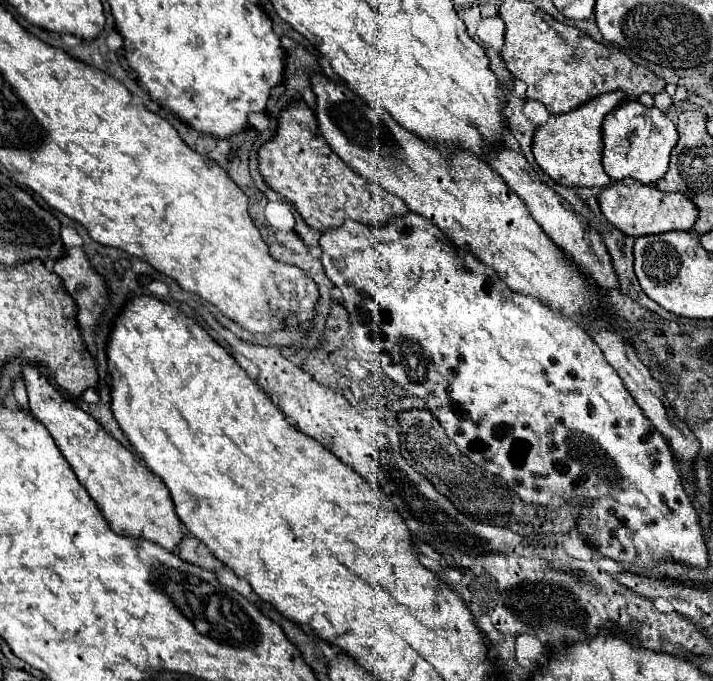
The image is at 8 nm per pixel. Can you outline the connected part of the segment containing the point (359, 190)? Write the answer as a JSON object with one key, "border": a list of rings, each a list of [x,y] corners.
{"border":[[[298,100],[288,106],[278,122],[276,136],[266,142],[258,152],[260,174],[264,182],[280,196],[298,206],[304,222],[314,230],[330,230],[344,224],[344,220],[352,218],[356,222],[382,228],[392,218],[406,216],[410,210],[398,198],[386,192],[366,178],[356,176],[328,146],[322,138],[316,114],[306,106],[306,102]]]}

